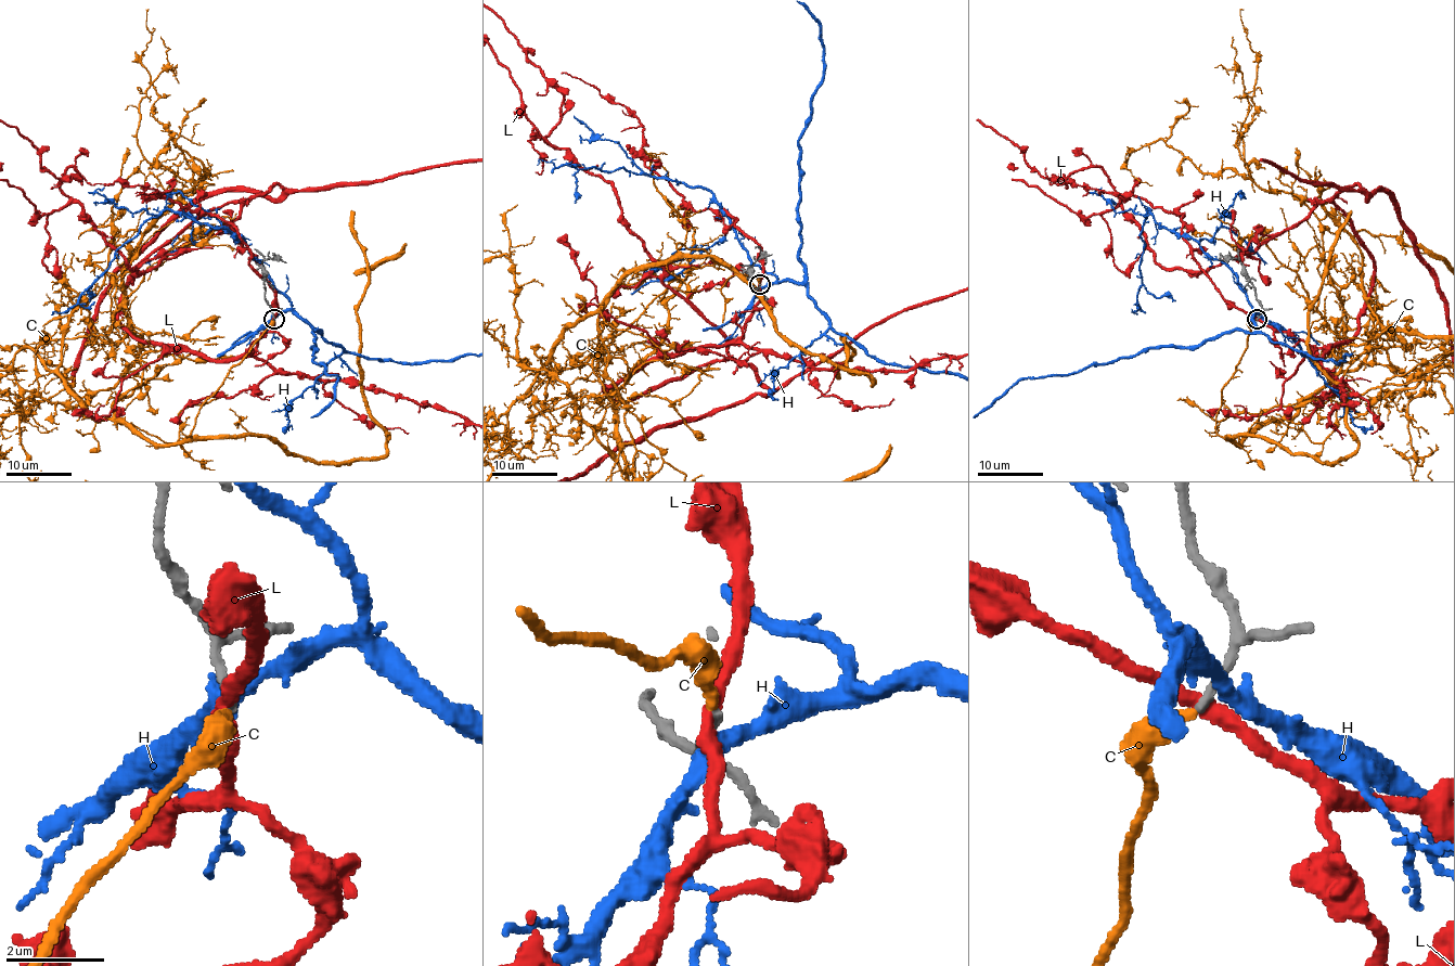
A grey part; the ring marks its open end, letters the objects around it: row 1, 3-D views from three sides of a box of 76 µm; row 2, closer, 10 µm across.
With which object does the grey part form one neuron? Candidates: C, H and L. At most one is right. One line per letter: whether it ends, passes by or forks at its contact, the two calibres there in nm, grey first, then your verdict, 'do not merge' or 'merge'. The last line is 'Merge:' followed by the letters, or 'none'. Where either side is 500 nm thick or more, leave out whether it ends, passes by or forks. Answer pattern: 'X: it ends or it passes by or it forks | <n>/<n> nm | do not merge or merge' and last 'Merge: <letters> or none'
C: it ends | 170/320 nm | merge
H: it passes by | 200/320 nm | do not merge
L: it passes by | 180/320 nm | do not merge
Merge: C

